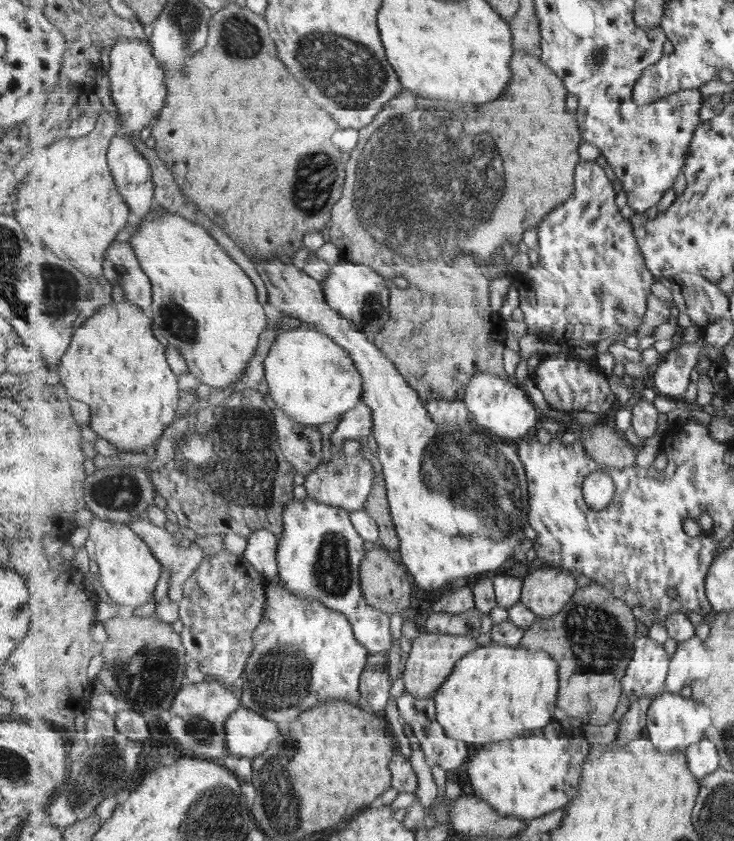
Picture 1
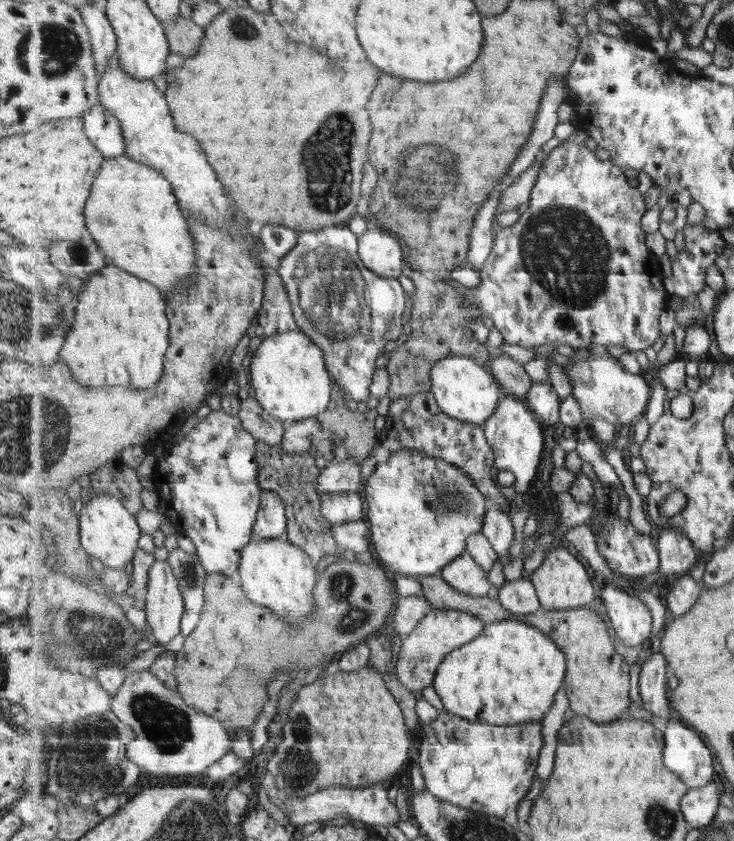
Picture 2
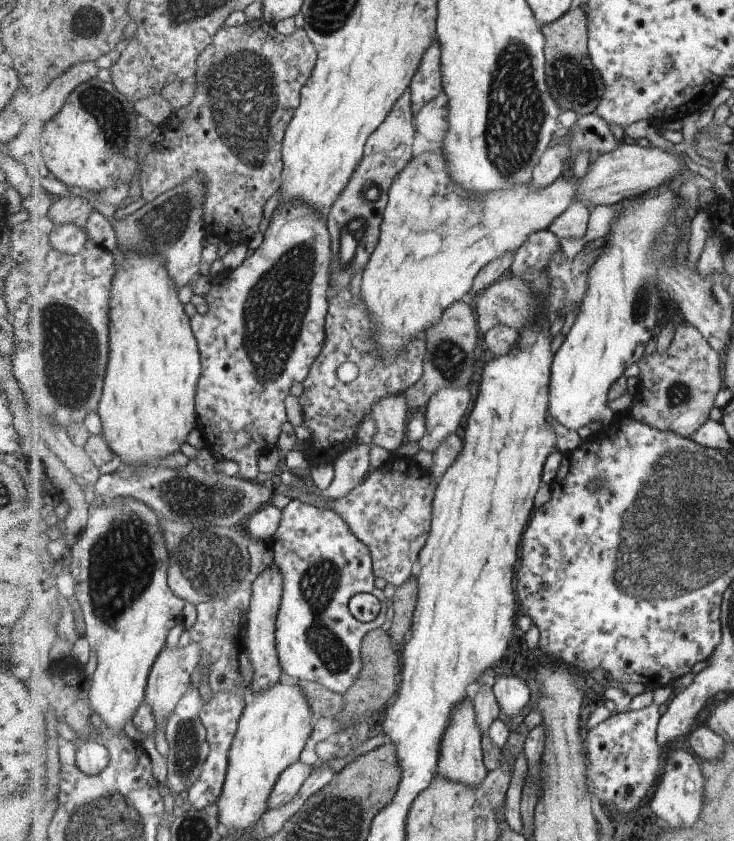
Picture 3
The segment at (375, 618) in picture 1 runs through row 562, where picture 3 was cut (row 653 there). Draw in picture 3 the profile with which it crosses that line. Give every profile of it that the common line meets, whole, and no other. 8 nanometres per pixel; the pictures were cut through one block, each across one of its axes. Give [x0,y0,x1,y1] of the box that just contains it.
[271,500,391,695]

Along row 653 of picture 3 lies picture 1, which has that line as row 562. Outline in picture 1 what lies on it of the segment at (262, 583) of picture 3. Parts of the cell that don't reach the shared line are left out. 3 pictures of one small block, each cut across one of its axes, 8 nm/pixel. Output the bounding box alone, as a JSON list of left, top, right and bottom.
[244,530,280,579]

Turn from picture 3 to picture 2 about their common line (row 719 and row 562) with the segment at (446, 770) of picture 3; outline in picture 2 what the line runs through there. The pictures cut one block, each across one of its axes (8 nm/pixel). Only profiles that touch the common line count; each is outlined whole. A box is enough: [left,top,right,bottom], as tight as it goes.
[440,551,492,598]

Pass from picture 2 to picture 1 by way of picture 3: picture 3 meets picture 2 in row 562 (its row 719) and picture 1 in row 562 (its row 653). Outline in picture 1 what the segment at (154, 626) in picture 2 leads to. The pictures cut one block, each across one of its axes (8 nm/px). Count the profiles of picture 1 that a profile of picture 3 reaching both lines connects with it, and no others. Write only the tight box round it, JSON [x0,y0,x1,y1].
[128,516,205,603]

